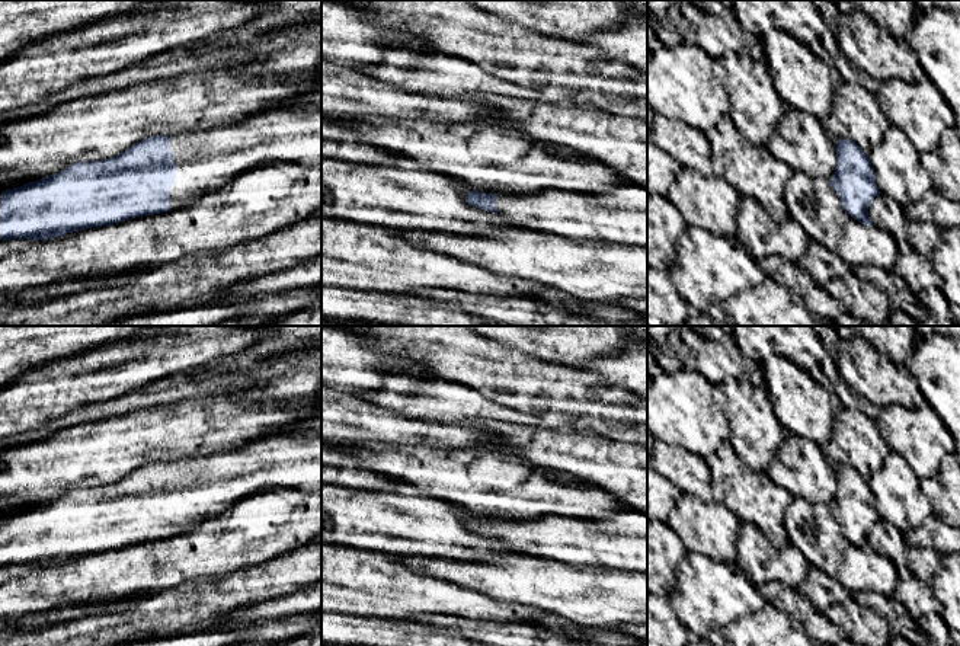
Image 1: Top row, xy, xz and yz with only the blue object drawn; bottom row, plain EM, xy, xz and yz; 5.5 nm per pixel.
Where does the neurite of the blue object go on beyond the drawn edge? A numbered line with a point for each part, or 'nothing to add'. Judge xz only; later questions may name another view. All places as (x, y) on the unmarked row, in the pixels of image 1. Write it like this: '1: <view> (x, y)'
1: xz (618, 543)

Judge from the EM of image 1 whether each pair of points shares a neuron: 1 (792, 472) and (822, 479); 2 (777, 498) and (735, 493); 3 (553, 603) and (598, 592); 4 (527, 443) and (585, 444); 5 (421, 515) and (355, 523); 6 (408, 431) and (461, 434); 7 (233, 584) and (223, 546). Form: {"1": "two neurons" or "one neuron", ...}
{"1": "one neuron", "2": "one neuron", "3": "one neuron", "4": "one neuron", "5": "one neuron", "6": "one neuron", "7": "two neurons"}

